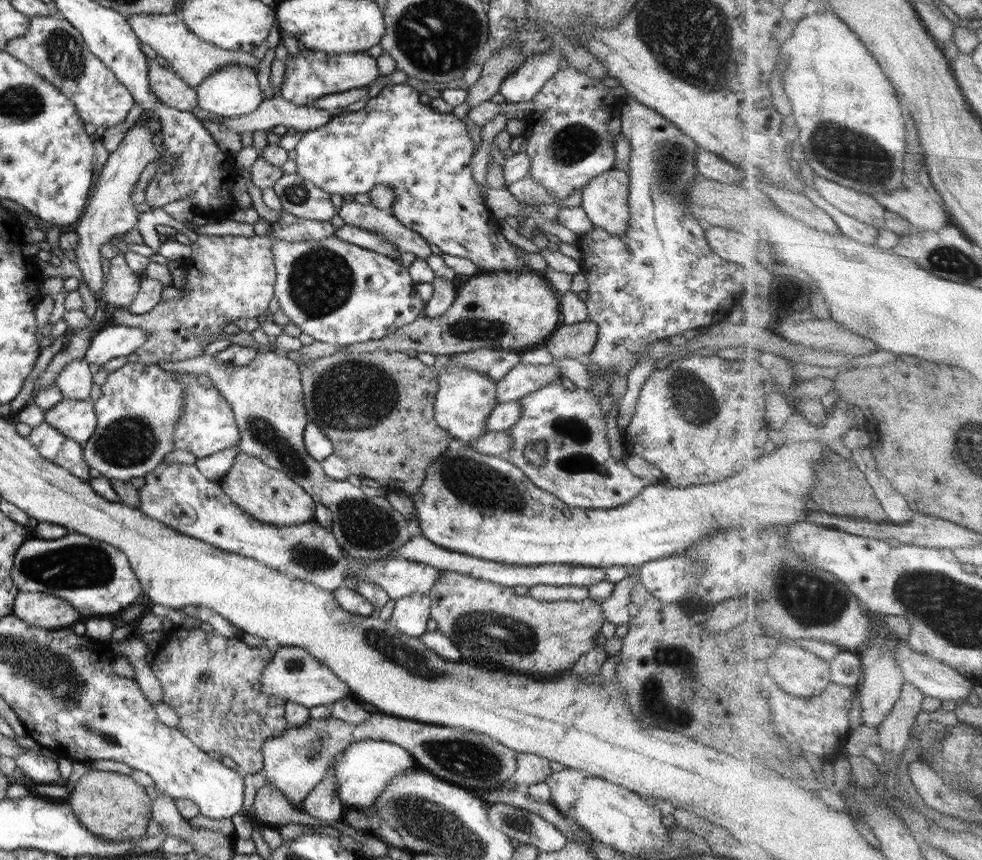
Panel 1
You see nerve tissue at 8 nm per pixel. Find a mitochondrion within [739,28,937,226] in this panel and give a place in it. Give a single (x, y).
(859, 156)

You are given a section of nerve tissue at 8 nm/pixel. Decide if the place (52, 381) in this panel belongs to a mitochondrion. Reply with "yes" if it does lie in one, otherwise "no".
no

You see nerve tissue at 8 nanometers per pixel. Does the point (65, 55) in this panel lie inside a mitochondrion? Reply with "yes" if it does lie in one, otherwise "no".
yes

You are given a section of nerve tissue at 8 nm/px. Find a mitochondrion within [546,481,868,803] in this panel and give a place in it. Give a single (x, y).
(655, 705)

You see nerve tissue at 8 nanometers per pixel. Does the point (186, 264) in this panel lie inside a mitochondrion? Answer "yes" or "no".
no

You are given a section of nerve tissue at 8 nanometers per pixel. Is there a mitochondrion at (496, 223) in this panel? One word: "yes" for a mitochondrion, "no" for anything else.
no

